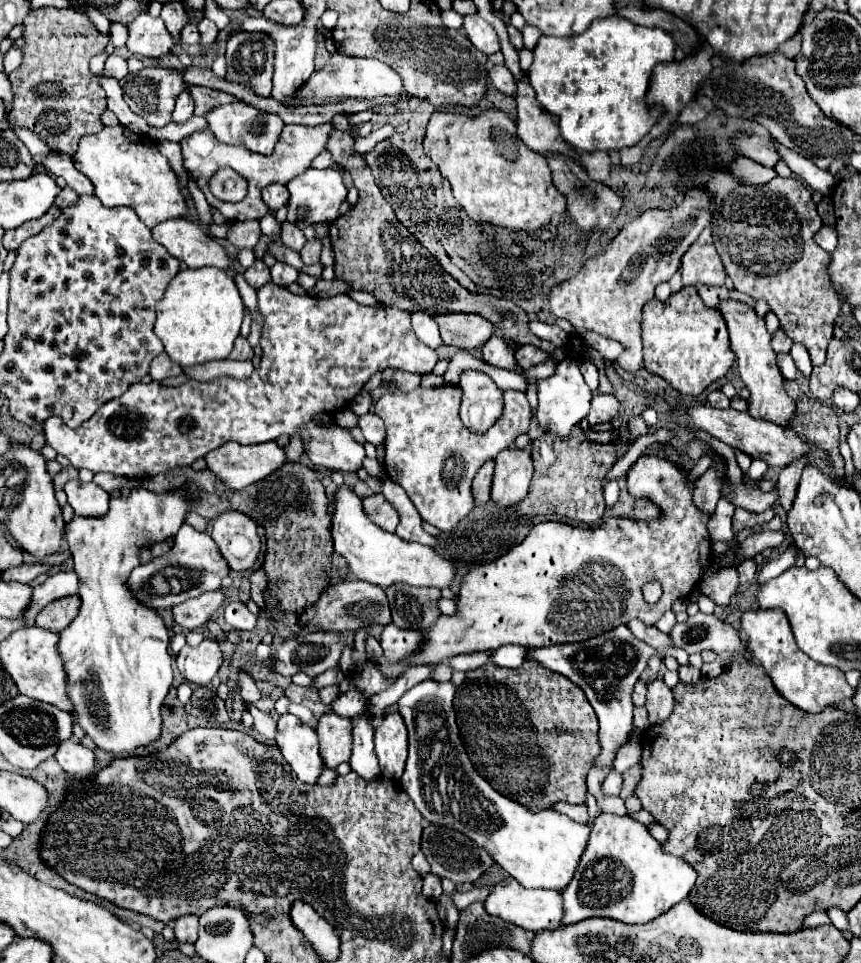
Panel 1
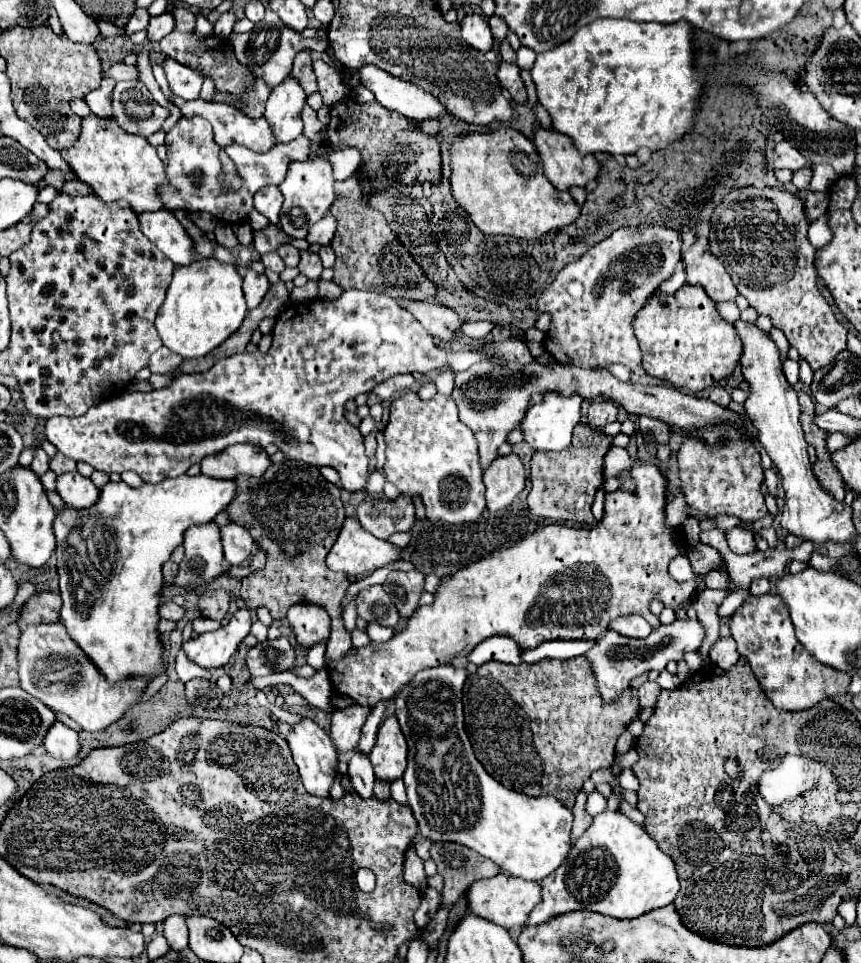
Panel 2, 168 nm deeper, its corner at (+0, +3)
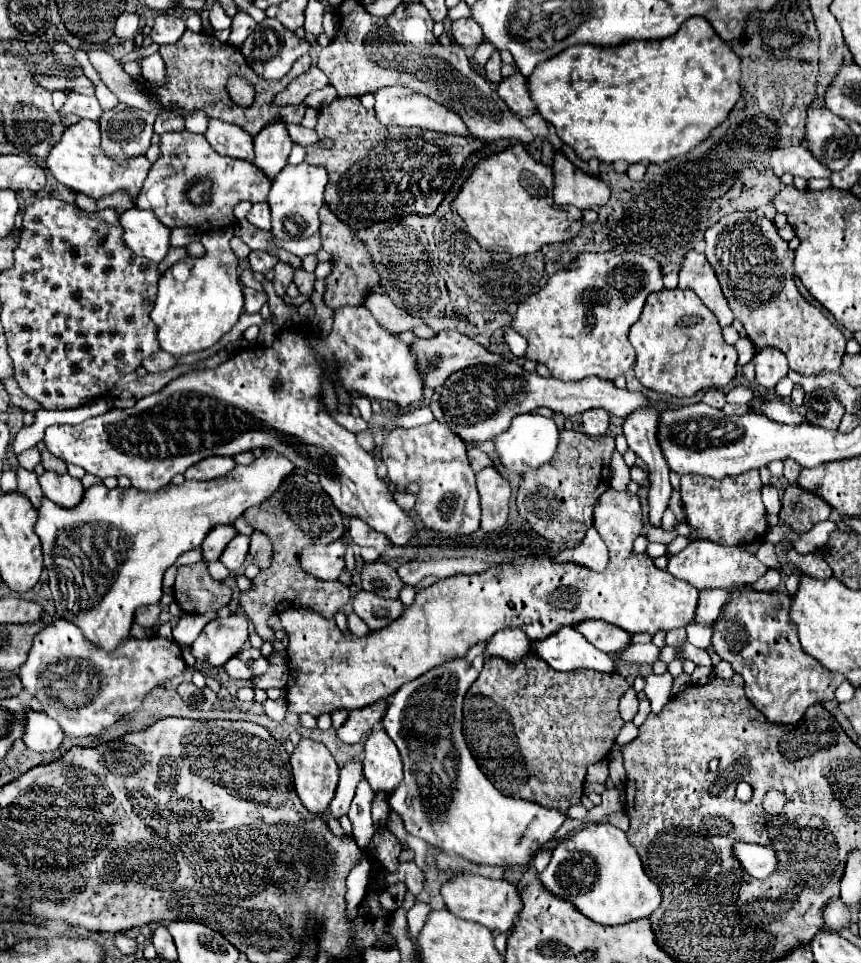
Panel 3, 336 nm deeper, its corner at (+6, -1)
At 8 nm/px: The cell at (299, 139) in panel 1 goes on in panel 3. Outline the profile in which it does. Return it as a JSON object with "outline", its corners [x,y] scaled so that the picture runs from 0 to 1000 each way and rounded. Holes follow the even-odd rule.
{"outline":[[[216,135],[188,139],[186,158],[186,164],[167,187],[158,214],[165,218],[177,218],[195,237],[218,235],[232,241],[244,241],[244,237],[260,237],[274,231],[269,218],[279,208],[288,208],[293,212],[309,210],[311,193],[316,189],[302,183],[297,172],[290,168],[256,162],[232,139]]]}

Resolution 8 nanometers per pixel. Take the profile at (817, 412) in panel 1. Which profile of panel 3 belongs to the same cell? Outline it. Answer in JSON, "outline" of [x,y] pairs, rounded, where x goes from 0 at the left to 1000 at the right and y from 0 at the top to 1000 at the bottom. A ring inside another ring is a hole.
{"outline":[[[915,505],[911,509],[906,538],[929,555],[938,552],[945,544],[962,540],[964,532],[966,530],[962,530],[959,521],[952,521],[952,517],[929,509],[927,505]]]}

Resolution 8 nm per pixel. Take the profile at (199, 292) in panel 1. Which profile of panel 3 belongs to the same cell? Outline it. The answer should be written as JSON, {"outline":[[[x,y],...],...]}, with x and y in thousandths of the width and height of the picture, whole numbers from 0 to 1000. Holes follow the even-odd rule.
{"outline":[[[269,237],[236,242],[233,252],[239,258],[239,264],[235,268],[216,268],[216,274],[221,276],[221,289],[216,293],[204,293],[197,280],[188,285],[184,293],[184,309],[174,328],[184,339],[186,361],[195,368],[207,372],[246,361],[276,334],[283,309],[276,291],[276,268],[267,258],[269,245]]]}

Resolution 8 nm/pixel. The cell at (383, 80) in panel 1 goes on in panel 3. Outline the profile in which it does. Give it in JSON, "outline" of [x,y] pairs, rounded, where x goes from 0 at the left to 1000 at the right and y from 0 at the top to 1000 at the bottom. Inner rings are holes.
{"outline":[[[448,89],[448,91],[441,91],[437,96],[437,110],[434,110],[434,116],[437,116],[437,123],[453,131],[453,129],[460,129],[460,131],[483,131],[483,133],[495,133],[495,135],[504,135],[504,137],[516,137],[516,139],[532,139],[532,141],[539,141],[544,139],[544,133],[541,129],[537,127],[534,118],[525,116],[523,112],[499,104],[497,100],[490,100],[490,98],[483,98],[481,93],[476,91],[467,91],[467,89]]]}

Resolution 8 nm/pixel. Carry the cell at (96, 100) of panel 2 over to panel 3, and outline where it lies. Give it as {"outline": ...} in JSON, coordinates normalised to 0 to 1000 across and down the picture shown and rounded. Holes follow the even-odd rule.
{"outline":[[[81,98],[74,110],[70,112],[70,120],[79,123],[79,118],[86,118],[95,125],[114,127],[118,120],[118,112],[111,104],[111,100],[95,100],[95,98]]]}

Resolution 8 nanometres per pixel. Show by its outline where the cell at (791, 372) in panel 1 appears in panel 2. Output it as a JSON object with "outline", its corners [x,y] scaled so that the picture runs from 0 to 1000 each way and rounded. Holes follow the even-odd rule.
{"outline":[[[913,372],[908,380],[911,380],[911,390],[913,390],[913,395],[922,401],[922,399],[927,397],[927,376],[922,376],[922,374]]]}

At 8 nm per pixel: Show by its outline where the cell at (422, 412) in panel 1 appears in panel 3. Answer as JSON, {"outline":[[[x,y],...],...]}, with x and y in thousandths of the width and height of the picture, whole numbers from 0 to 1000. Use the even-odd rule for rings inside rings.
{"outline":[[[504,436],[492,442],[453,449],[444,459],[444,480],[451,484],[453,501],[465,507],[472,507],[479,501],[488,503],[481,530],[495,548],[525,557],[546,557],[557,548],[557,521],[551,488],[544,482],[537,455],[520,442]]]}

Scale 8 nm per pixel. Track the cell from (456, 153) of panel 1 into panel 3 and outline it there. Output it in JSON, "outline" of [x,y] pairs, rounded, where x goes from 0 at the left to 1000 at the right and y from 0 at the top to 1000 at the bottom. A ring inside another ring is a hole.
{"outline":[[[599,150],[581,160],[562,164],[532,199],[530,208],[525,210],[525,216],[539,228],[544,243],[553,247],[562,260],[576,260],[574,255],[578,255],[578,260],[588,260],[597,266],[609,266],[625,262],[634,253],[657,251],[667,247],[676,237],[676,220],[669,218],[667,214],[646,214],[641,208],[641,197],[643,197],[641,174],[632,172],[630,168],[623,168],[604,150]]]}

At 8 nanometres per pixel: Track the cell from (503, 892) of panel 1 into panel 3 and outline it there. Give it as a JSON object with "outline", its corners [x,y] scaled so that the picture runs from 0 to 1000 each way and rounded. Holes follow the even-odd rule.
{"outline":[[[530,908],[513,918],[511,926],[513,926],[518,943],[525,949],[534,951],[537,955],[548,955],[548,957],[562,960],[569,966],[588,968],[590,964],[595,964],[595,960],[599,957],[602,947],[604,947],[602,924],[595,918],[590,918],[588,914],[571,914],[571,912],[562,912],[555,908]]]}

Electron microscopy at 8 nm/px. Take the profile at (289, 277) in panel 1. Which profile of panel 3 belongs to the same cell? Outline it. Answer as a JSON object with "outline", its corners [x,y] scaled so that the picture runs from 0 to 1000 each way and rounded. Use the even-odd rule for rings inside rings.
{"outline":[[[293,260],[288,270],[290,270],[290,278],[295,282],[304,282],[304,285],[309,285],[323,272],[323,268],[309,260]]]}

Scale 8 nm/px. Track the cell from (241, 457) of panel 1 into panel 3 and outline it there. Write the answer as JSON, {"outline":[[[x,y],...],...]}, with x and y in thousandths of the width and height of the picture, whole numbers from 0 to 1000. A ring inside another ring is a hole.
{"outline":[[[246,474],[246,476],[237,476],[228,484],[221,484],[214,490],[214,496],[216,498],[249,498],[249,496],[258,496],[260,492],[265,492],[272,484],[274,482],[269,476]]]}

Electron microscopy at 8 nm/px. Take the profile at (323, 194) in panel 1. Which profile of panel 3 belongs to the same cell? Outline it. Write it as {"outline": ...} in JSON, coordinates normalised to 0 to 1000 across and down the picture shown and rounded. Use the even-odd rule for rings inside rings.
{"outline":[[[355,168],[346,172],[330,172],[330,177],[318,185],[311,201],[311,214],[316,220],[316,243],[328,249],[348,249],[365,245],[372,237],[369,218],[376,212],[376,193],[379,177],[374,172],[362,172]]]}

